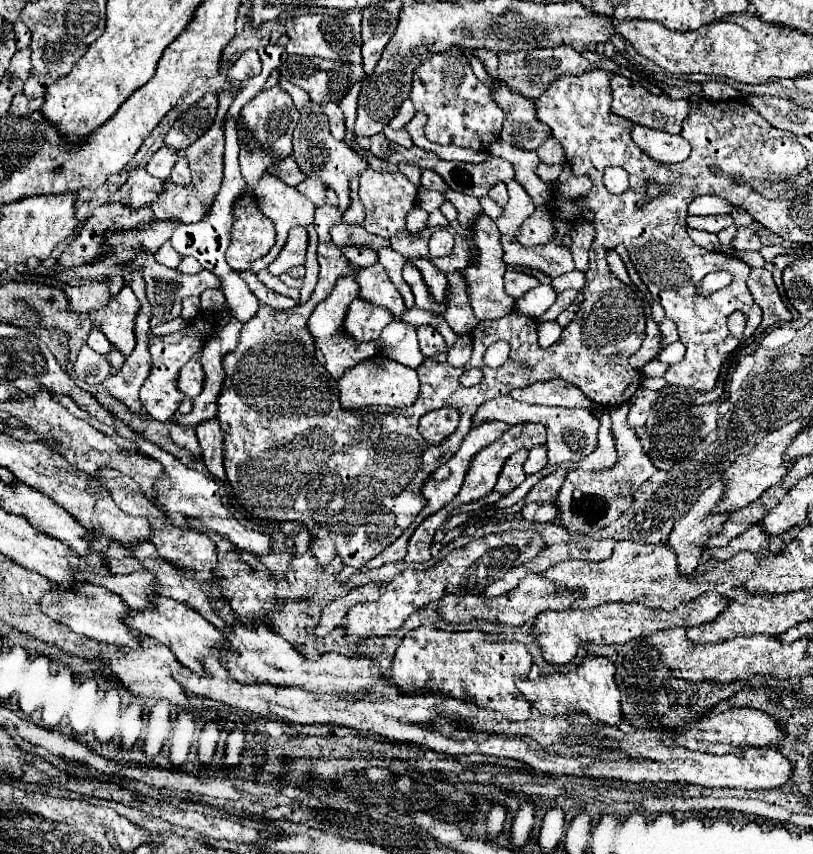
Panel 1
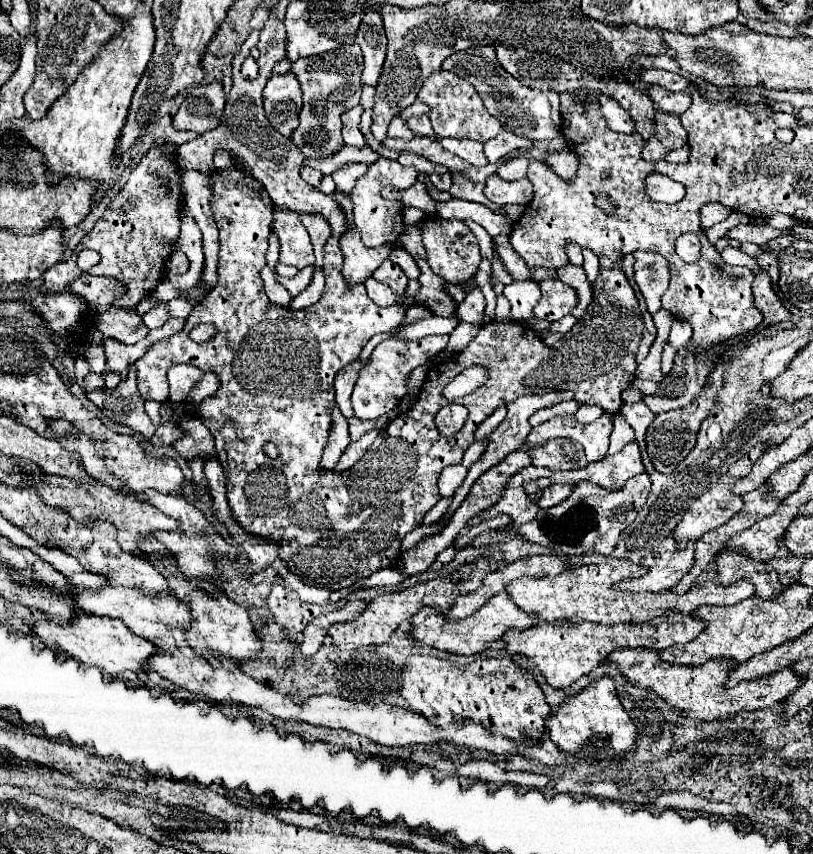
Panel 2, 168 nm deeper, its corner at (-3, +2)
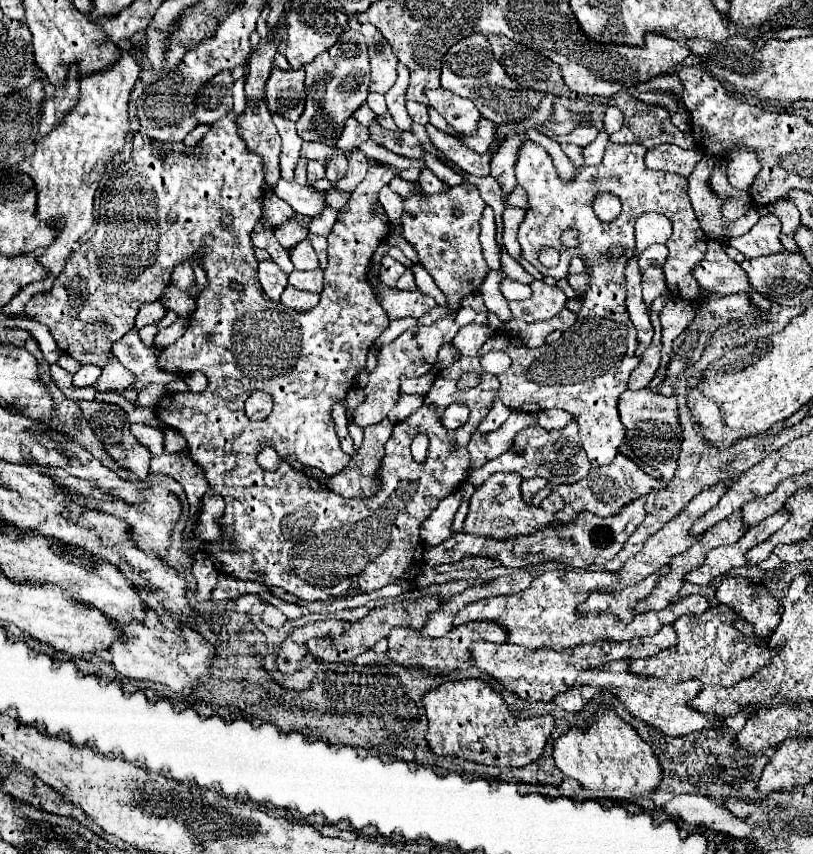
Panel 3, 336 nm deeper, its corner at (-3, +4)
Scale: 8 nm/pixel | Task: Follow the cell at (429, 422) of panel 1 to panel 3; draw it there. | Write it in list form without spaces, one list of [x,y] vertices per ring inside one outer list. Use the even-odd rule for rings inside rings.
[[[451,404],[451,406],[445,408],[441,422],[443,422],[445,428],[455,430],[455,428],[459,428],[467,422],[467,416],[469,416],[469,408],[465,408],[463,404]]]

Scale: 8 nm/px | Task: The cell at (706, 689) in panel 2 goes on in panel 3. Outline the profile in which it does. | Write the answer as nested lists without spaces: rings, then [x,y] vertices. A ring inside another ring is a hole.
[[[615,660],[613,664],[603,664],[601,668],[589,668],[587,672],[581,672],[571,690],[555,696],[555,704],[561,706],[563,710],[579,712],[583,708],[583,702],[591,700],[599,688],[607,688],[625,704],[625,708],[633,716],[653,724],[655,728],[659,728],[669,736],[683,736],[703,728],[725,728],[737,734],[741,732],[743,724],[749,718],[749,712],[737,712],[737,716],[725,716],[725,720],[717,720],[715,716],[705,716],[703,712],[689,708],[689,700],[693,700],[697,692],[701,692],[701,684],[697,684],[697,680],[687,680],[681,684],[665,684],[663,680],[645,680],[645,676],[633,676],[633,672],[629,672],[629,664],[631,660]]]

